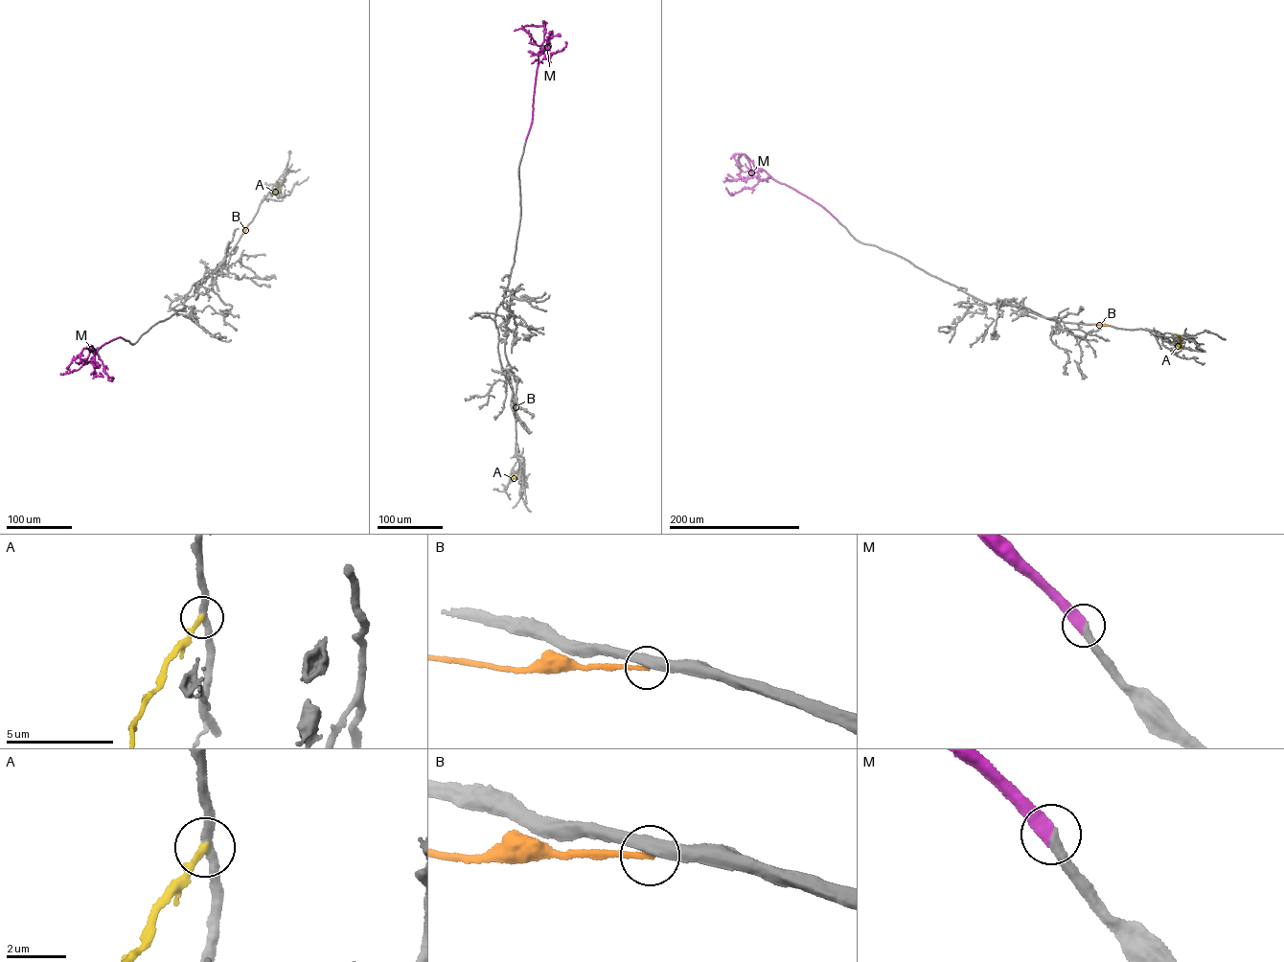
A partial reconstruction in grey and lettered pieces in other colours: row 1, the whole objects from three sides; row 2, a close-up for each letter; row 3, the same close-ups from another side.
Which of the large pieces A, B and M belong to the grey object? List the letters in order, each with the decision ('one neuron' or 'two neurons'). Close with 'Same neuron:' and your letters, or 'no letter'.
A: two neurons
B: two neurons
M: one neuron
Same neuron: M

